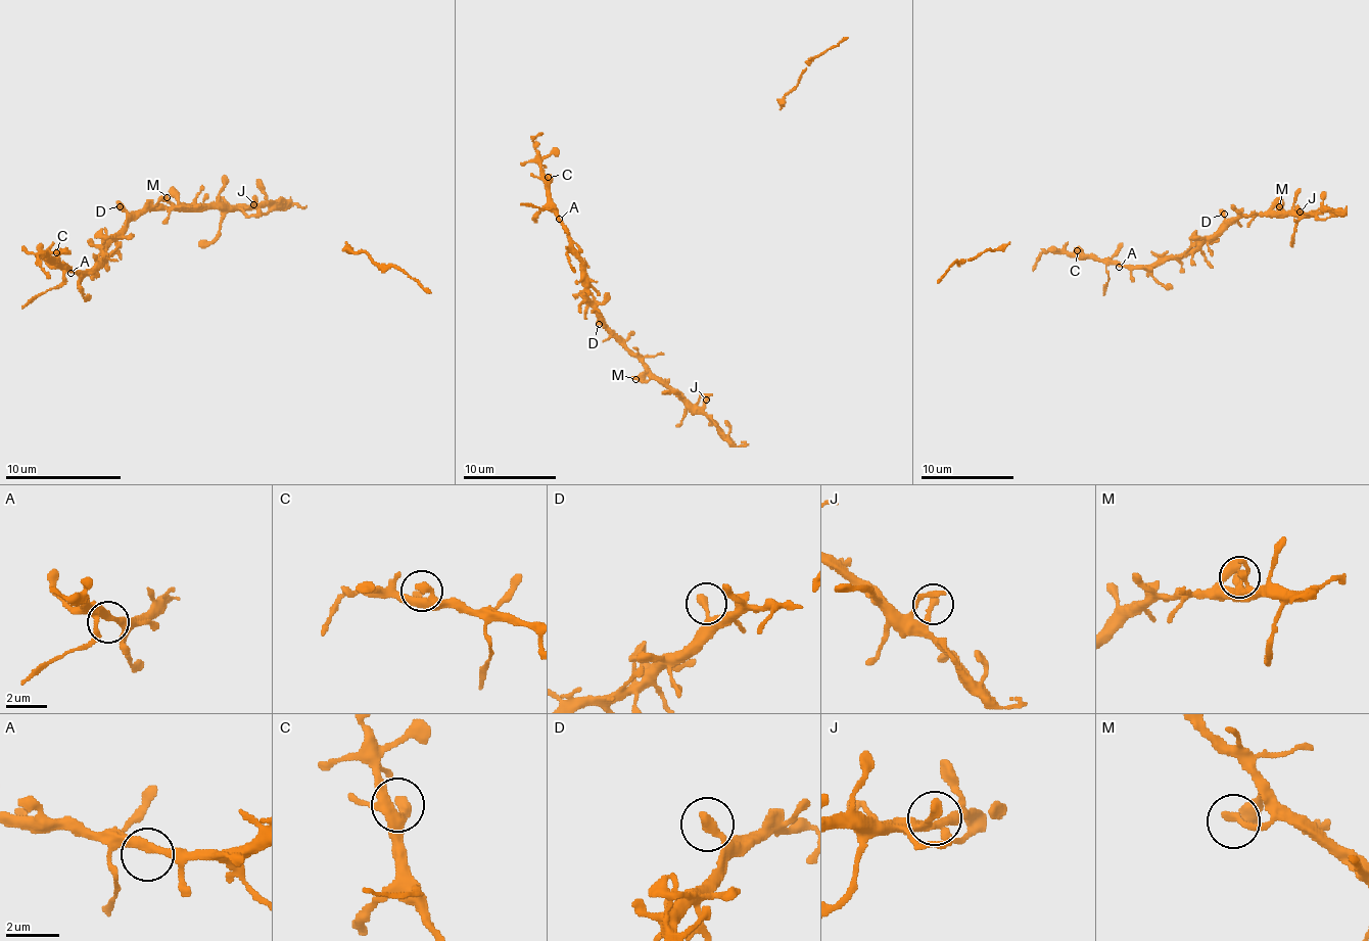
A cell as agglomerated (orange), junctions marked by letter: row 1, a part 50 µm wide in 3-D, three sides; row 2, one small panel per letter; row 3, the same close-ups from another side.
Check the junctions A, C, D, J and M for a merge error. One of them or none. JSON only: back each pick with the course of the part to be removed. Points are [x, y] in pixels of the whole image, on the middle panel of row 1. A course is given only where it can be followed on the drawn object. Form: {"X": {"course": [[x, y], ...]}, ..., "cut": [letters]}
{"cut": []}

